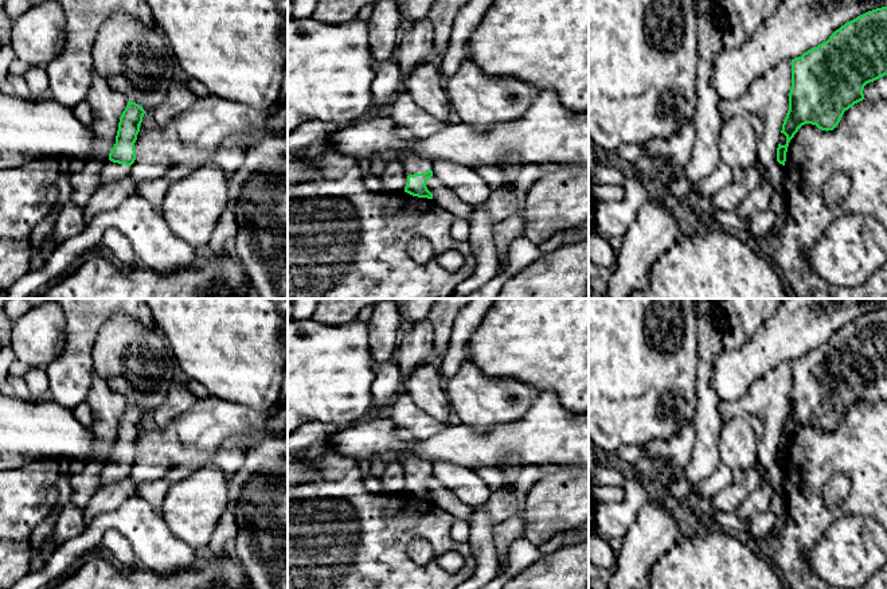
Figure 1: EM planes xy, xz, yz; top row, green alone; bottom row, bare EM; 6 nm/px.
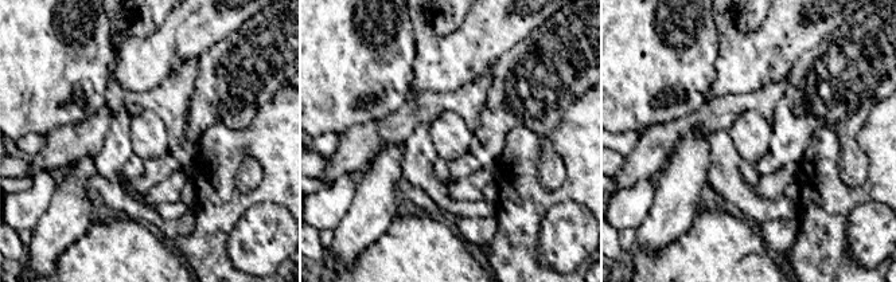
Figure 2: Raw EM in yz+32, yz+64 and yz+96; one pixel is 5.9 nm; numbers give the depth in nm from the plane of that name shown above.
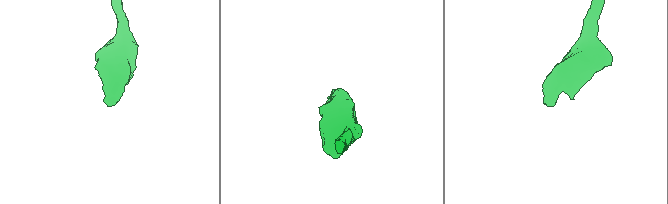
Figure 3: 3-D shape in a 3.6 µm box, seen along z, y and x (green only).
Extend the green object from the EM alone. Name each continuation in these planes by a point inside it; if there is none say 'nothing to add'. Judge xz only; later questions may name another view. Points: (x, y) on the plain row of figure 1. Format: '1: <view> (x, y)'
1: xz (411, 465)

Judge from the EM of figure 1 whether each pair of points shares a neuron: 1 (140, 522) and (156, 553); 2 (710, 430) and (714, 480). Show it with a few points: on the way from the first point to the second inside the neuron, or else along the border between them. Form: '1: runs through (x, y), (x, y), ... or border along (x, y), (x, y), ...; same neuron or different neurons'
1: runs through (145, 530), (155, 545); same neuron
2: border along (721, 464), (708, 476), (691, 486); different neurons

